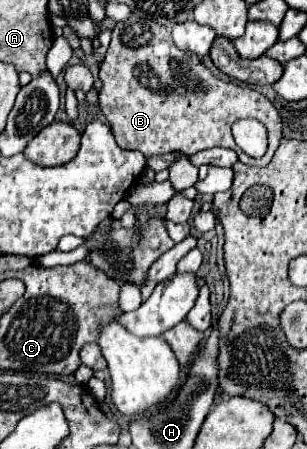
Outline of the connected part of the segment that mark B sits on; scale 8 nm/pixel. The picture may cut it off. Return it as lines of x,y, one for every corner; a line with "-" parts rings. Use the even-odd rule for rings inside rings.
130,16
126,22
116,22
114,32
112,32
112,42
108,48
108,54
100,66
100,110
110,122
110,128
114,130
116,142
124,150
140,150
146,158
158,156
158,154
168,154
168,152
182,152
182,154
196,154
206,148
230,148
238,154
242,164
248,166
268,166
278,142
282,138
282,120
274,104
264,98
260,92
248,88
248,86
238,86
234,82
224,82
216,78
196,54
192,52
182,52
174,46
170,32
152,22
152,20
142,20
138,16
-
242,118
256,118
258,122
264,124
268,130
268,150
262,158
252,158
246,152
242,152
234,138
232,138
232,124

